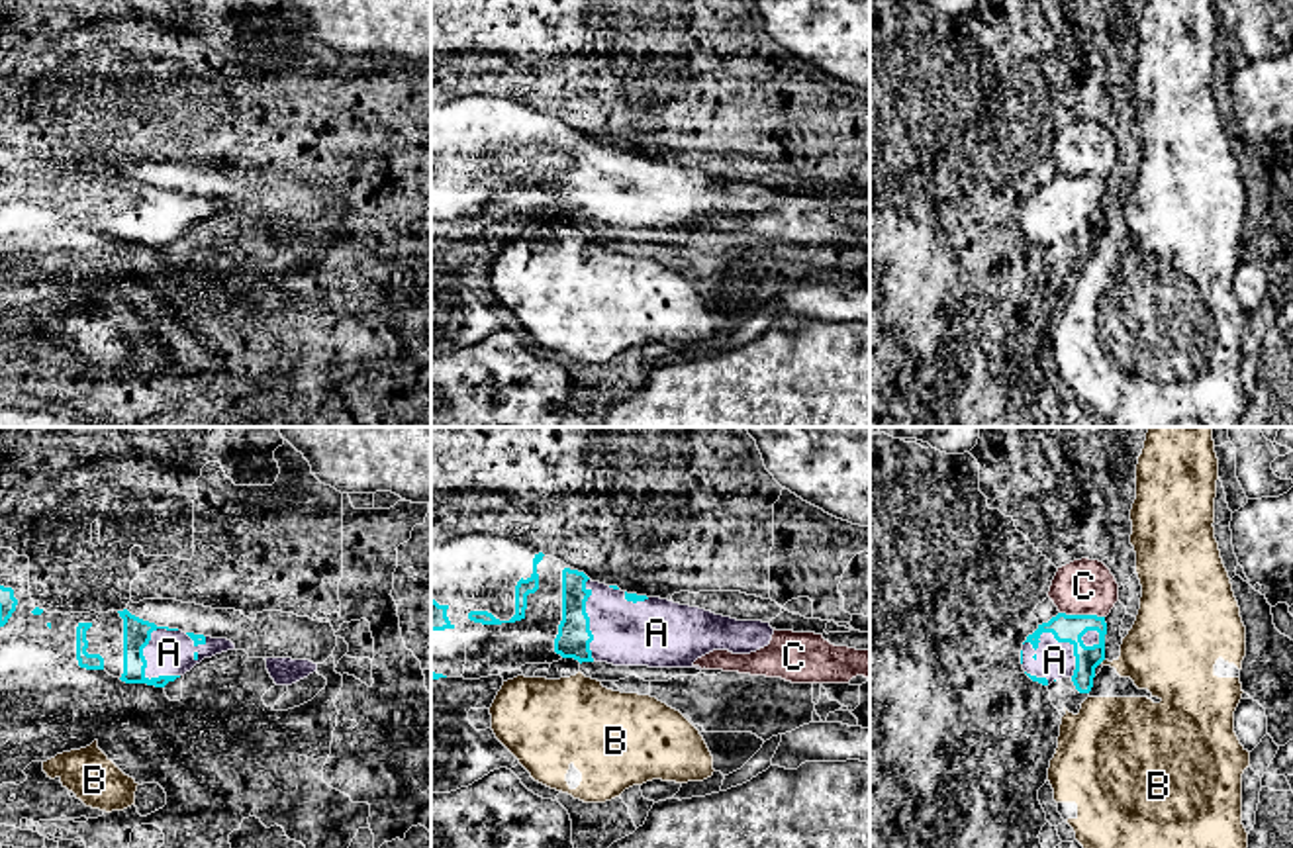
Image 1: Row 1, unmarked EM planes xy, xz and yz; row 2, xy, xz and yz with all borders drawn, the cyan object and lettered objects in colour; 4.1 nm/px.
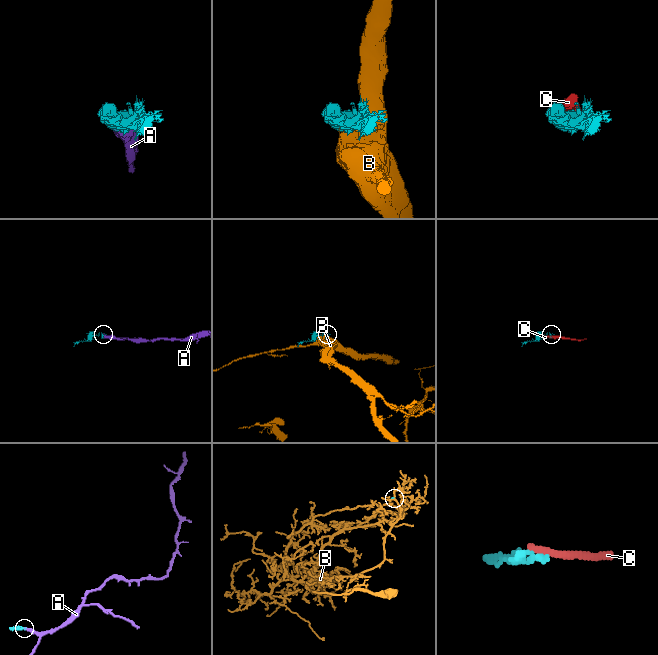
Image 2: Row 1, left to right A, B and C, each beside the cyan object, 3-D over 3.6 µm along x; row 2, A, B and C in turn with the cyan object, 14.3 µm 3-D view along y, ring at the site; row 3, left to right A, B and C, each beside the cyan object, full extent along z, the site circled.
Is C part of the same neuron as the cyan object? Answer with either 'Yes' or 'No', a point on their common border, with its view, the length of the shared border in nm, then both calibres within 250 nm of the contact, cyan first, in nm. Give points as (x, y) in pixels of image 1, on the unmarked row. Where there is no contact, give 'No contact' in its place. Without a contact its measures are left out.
No. Touches cyan at yz (1082, 177). Shared border 190 nm. Thickness 110 nm (cyan) against 220 nm

